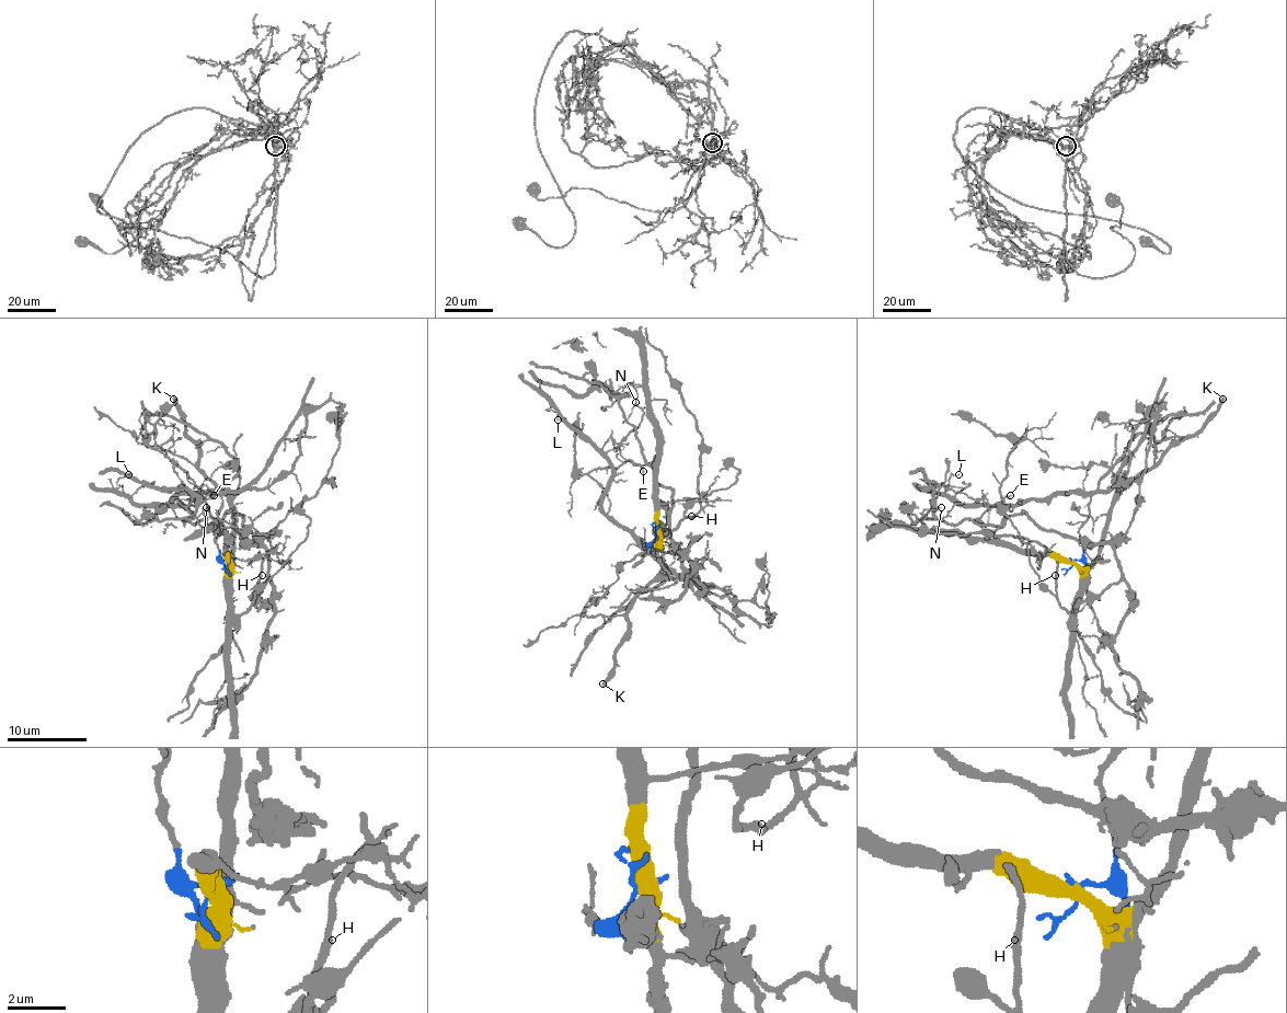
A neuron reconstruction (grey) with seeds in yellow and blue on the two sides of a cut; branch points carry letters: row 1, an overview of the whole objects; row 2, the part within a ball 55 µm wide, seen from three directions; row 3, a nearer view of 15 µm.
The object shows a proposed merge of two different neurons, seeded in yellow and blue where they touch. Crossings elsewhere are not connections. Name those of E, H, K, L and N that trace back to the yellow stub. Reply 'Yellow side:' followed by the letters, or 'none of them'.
Yellow side: E, H, K, N

